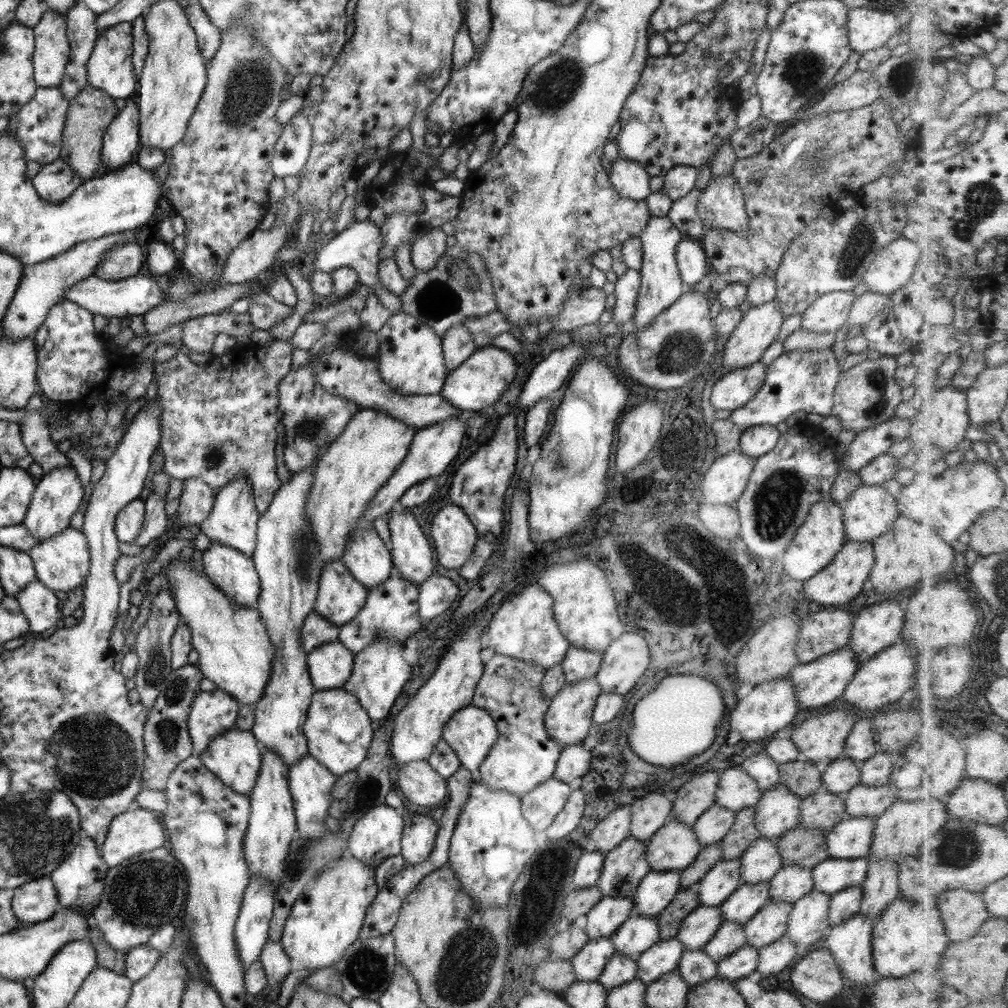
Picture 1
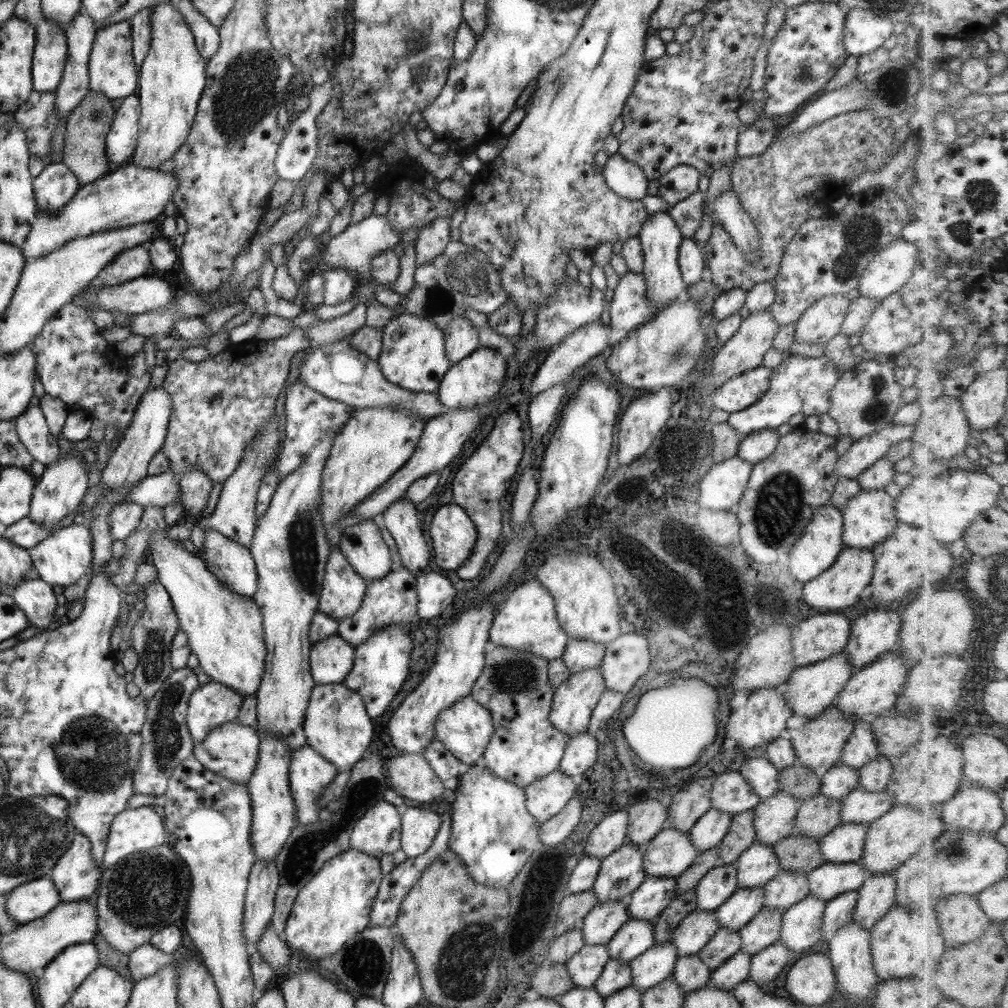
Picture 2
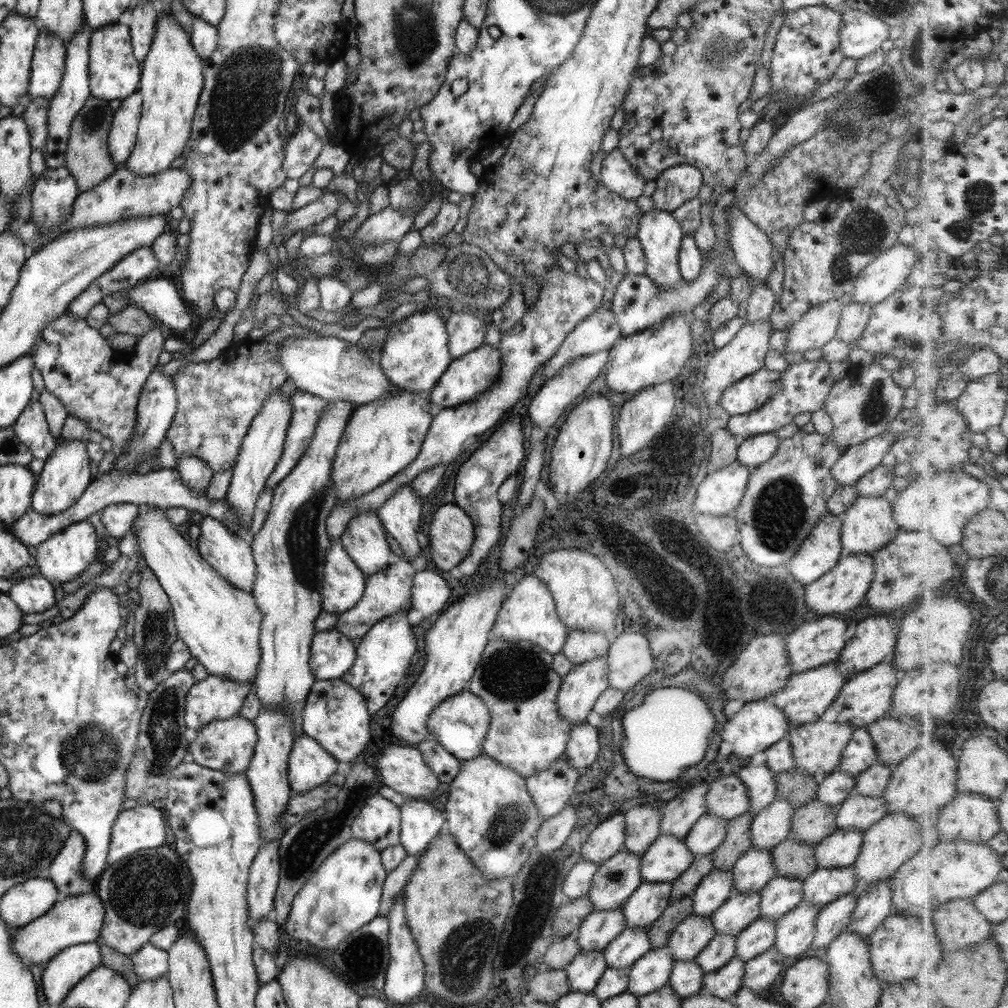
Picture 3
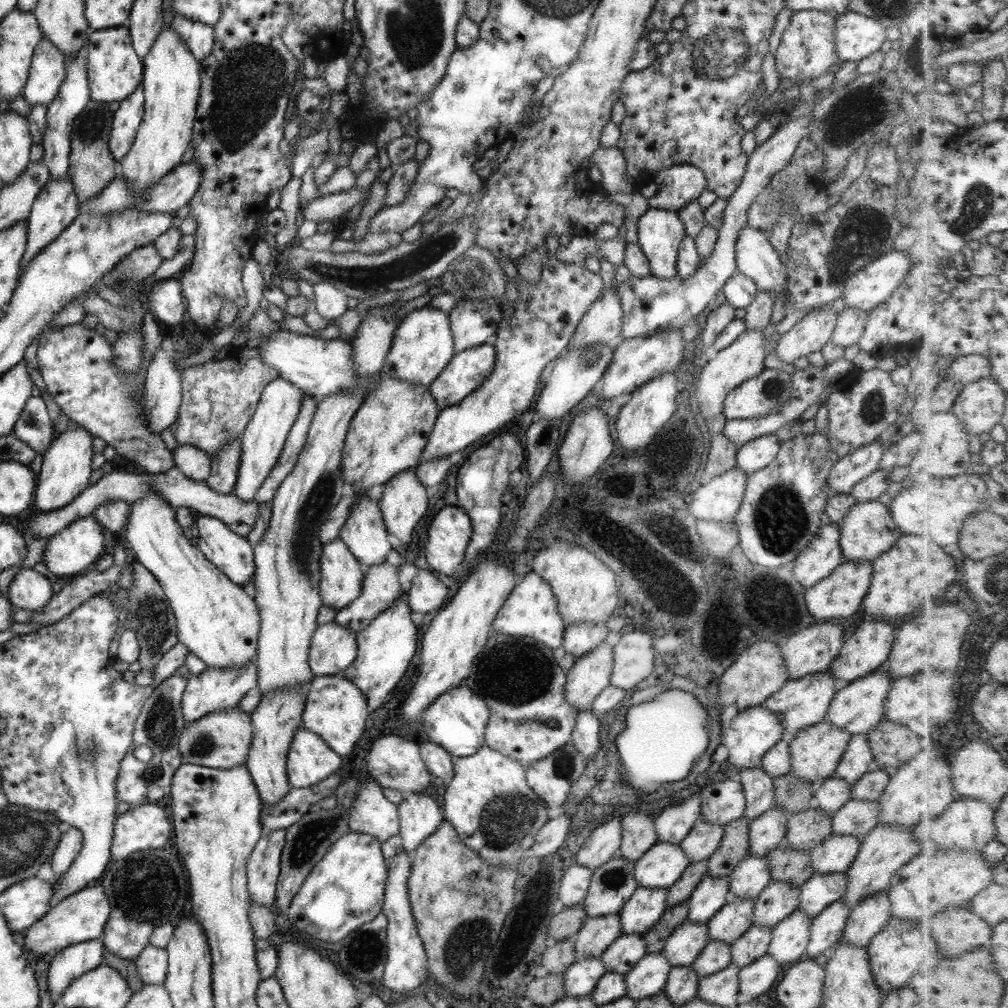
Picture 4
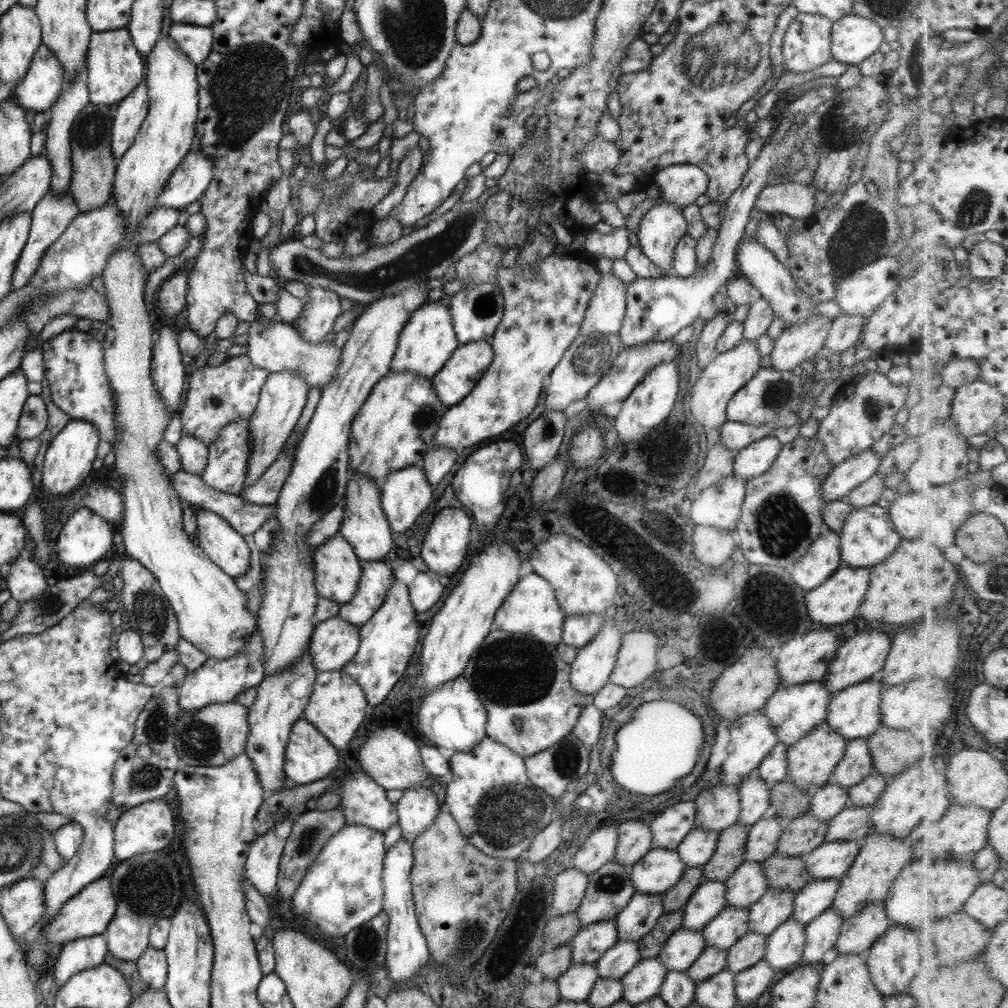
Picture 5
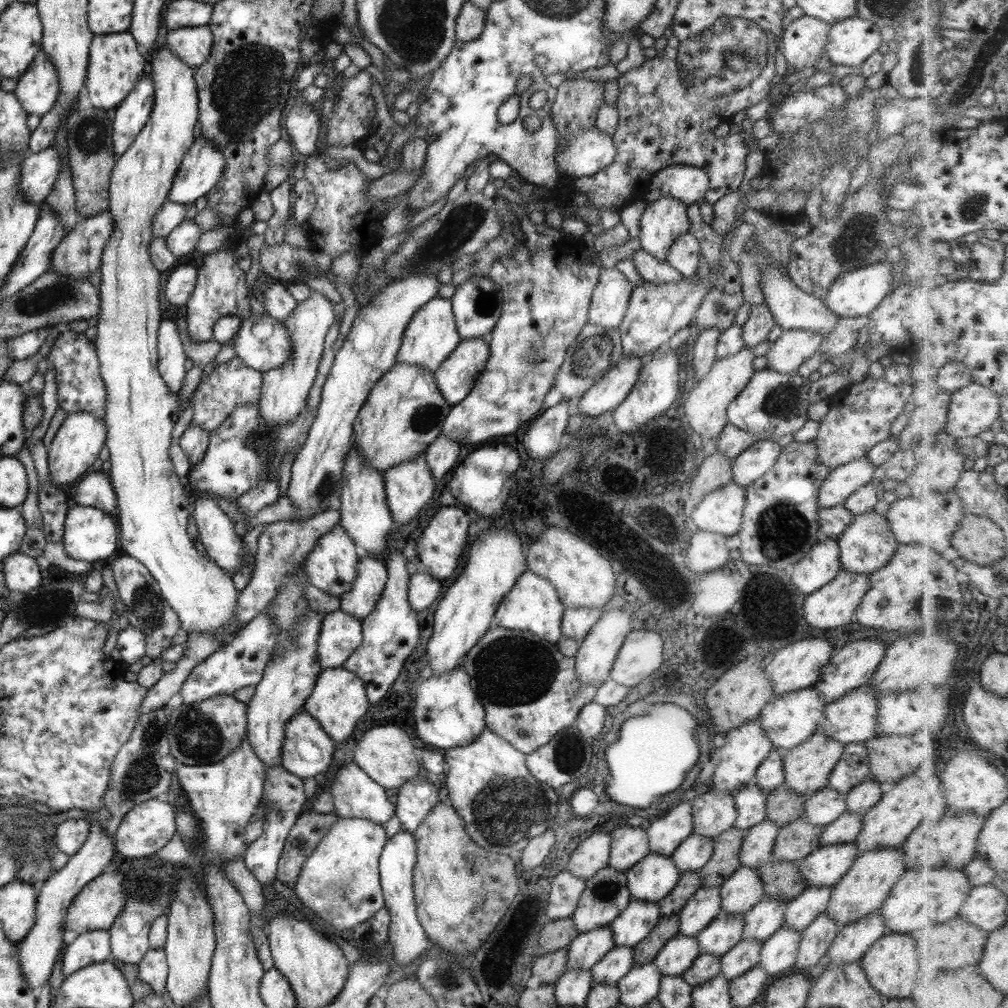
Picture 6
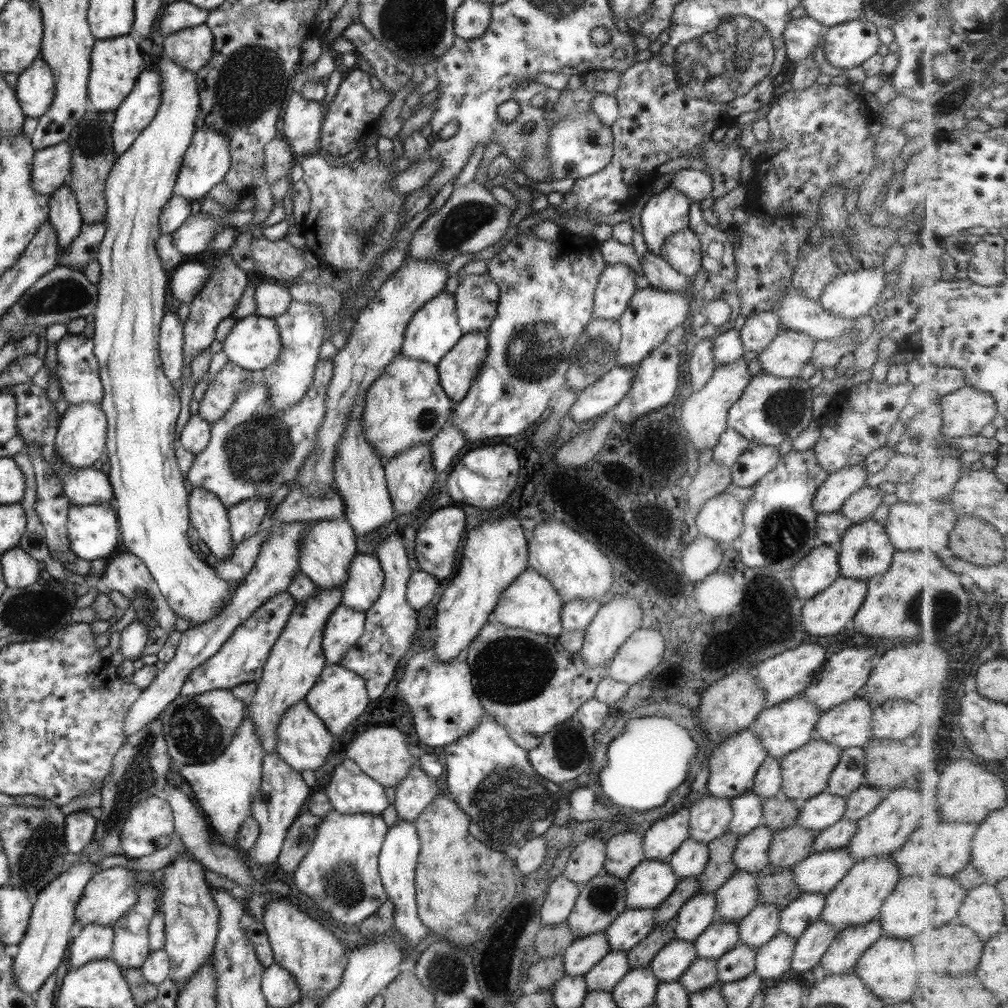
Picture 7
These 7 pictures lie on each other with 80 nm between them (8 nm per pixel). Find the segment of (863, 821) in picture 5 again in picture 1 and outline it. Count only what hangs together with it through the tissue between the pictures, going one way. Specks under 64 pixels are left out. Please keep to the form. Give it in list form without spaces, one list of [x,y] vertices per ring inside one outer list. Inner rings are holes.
[[[891,784],[885,786],[853,786],[843,796],[845,818],[874,818],[881,816],[895,798],[895,787]]]

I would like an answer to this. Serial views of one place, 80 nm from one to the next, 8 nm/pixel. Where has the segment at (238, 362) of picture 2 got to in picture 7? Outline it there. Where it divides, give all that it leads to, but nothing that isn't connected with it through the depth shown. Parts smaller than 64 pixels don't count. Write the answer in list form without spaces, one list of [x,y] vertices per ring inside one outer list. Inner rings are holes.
[[[227,362],[207,385],[198,402],[198,415],[209,424],[219,420],[233,404],[236,394],[246,387],[251,374]]]

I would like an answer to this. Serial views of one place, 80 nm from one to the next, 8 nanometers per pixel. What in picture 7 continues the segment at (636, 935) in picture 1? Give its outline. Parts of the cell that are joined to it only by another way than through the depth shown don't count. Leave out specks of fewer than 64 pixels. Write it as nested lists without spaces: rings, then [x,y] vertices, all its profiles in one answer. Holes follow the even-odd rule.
[[[608,951],[608,953],[583,975],[588,991],[611,989],[630,971],[625,951]]]

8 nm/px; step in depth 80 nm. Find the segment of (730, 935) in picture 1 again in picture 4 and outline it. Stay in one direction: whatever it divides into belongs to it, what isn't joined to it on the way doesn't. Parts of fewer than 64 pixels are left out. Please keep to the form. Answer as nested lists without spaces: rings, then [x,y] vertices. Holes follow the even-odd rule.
[[[709,940],[691,966],[698,977],[704,977],[723,970],[729,963],[730,944],[720,940]]]

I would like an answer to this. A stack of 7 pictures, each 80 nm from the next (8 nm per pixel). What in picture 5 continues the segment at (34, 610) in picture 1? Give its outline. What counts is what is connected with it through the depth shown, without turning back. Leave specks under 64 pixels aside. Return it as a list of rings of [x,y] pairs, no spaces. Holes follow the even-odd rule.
[[[25,555],[9,564],[7,571],[6,590],[18,603],[41,596],[48,587],[42,569]]]

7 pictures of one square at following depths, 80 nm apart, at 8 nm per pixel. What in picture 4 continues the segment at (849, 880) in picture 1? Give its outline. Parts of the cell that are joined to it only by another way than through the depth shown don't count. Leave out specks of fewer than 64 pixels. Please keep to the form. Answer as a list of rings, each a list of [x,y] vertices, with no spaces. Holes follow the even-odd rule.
[[[813,873],[800,887],[799,912],[809,920],[820,914],[832,902],[842,898],[847,879],[844,873]]]

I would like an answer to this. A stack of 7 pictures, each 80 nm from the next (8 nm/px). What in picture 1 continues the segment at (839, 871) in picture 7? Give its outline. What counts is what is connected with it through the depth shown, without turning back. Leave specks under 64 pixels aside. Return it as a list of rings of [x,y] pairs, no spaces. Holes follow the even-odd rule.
[[[843,818],[825,832],[825,850],[829,858],[867,857],[874,826],[874,818]]]

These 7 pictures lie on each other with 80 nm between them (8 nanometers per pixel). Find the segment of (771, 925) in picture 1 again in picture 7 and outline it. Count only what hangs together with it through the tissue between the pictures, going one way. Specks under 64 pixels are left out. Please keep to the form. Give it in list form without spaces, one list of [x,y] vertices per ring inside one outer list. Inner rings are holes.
[[[737,944],[716,960],[716,973],[719,982],[741,980],[741,978],[753,973],[755,957],[755,947]]]

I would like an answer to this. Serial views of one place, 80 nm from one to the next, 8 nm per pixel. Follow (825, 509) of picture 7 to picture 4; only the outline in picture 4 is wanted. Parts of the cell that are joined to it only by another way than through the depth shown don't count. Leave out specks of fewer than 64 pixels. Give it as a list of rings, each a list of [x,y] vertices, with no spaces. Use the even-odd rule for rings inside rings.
[[[875,440],[839,457],[829,471],[827,484],[837,493],[848,493],[854,484],[878,469],[884,450]]]

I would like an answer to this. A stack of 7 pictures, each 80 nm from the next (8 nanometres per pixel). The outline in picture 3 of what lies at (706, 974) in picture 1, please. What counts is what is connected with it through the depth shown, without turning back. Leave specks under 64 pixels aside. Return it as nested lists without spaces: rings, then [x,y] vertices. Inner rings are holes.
[[[676,960],[673,961],[667,985],[680,999],[693,996],[703,984],[703,975],[702,968],[695,961]]]

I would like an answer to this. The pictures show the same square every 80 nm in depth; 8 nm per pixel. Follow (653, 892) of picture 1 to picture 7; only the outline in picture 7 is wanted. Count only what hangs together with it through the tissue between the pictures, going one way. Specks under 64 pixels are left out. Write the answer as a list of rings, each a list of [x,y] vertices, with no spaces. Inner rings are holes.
[[[626,908],[620,912],[604,931],[609,951],[625,951],[633,948],[655,927],[654,909]]]

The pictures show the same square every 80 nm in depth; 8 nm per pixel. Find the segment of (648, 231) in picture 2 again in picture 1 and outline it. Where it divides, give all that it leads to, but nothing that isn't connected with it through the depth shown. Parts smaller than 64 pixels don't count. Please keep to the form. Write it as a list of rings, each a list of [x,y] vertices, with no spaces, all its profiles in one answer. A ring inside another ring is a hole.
[[[651,216],[645,228],[637,236],[642,244],[642,261],[638,270],[640,285],[637,302],[635,302],[635,312],[631,315],[633,331],[639,331],[651,325],[659,314],[672,306],[683,294],[682,282],[674,257],[675,247],[682,239],[681,233],[673,228],[673,224],[666,216],[663,218]]]

